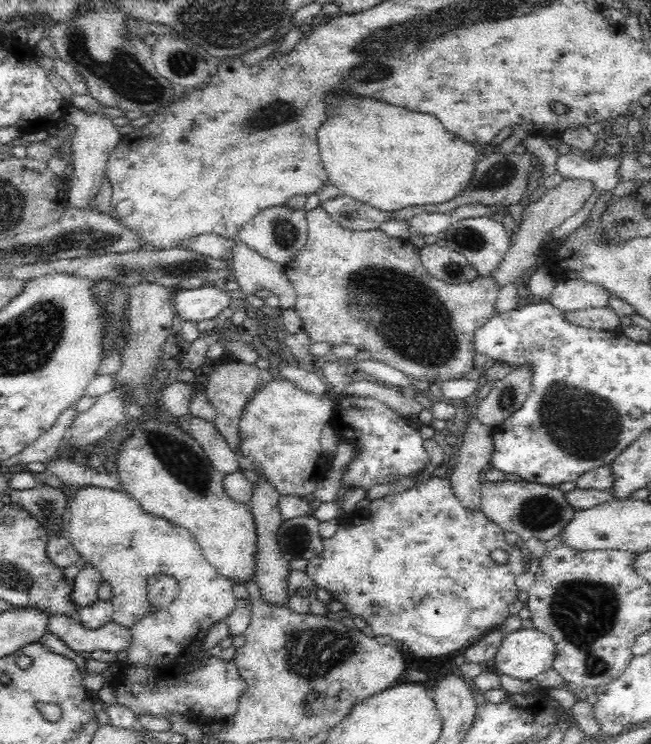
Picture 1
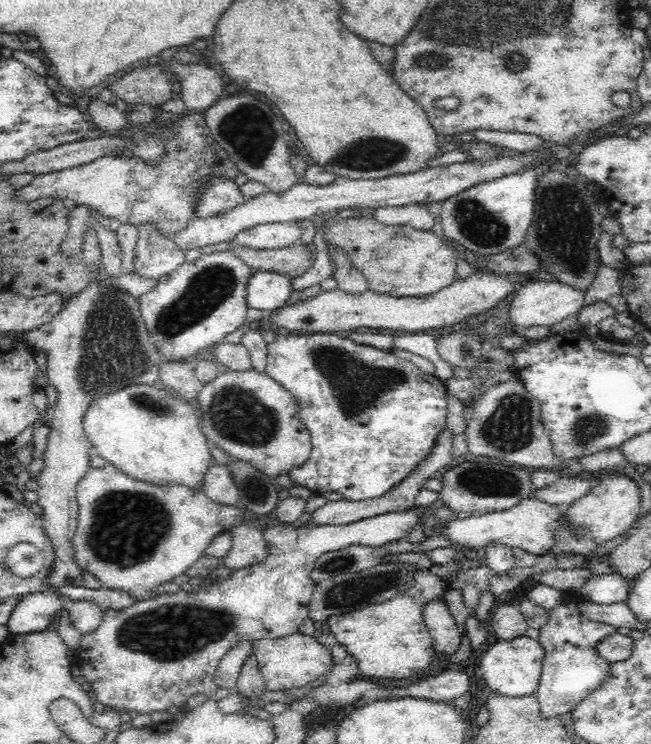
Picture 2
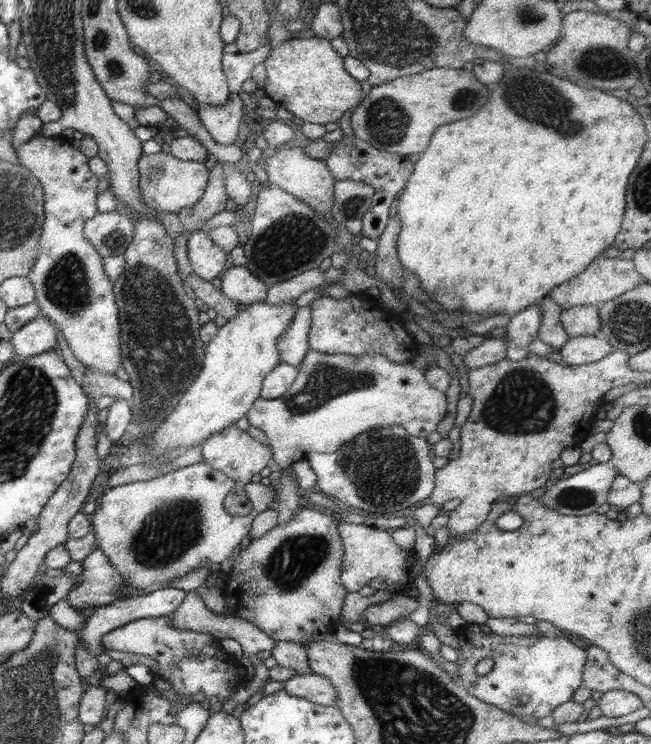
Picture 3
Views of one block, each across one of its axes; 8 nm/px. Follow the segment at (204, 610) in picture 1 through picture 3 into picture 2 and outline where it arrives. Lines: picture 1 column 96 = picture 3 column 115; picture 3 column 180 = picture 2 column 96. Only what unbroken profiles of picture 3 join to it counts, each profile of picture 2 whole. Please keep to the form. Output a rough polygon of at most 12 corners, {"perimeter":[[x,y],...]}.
{"perimeter":[[109,462],[78,480],[77,566],[156,596],[247,518]]}

